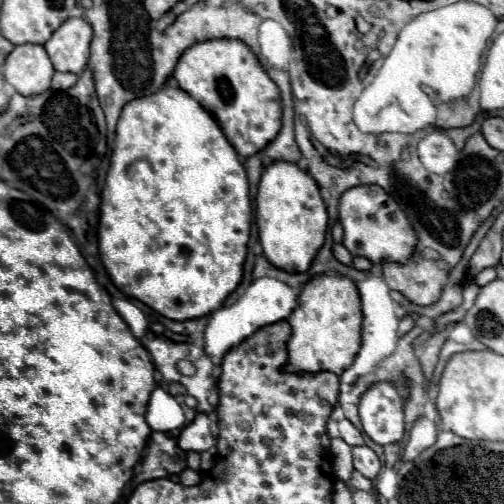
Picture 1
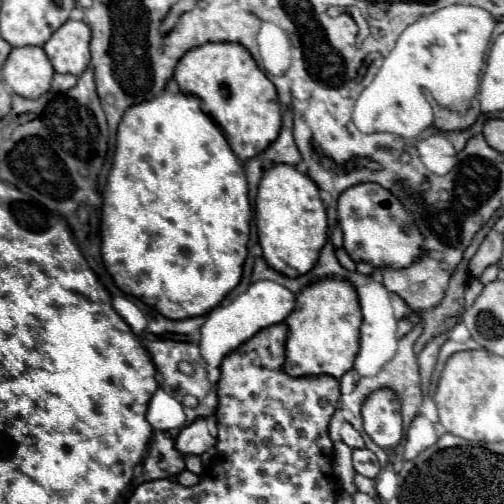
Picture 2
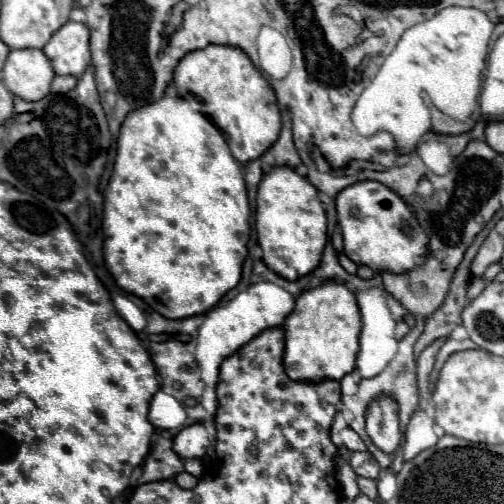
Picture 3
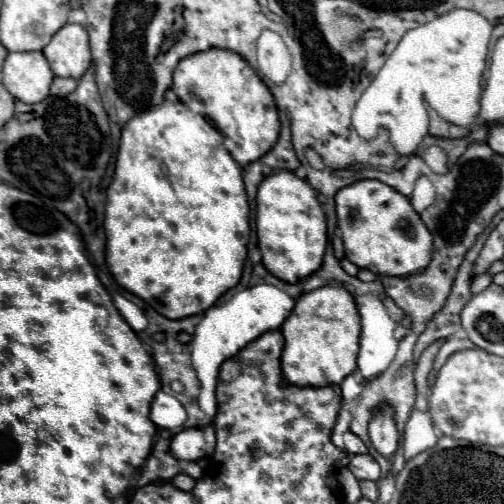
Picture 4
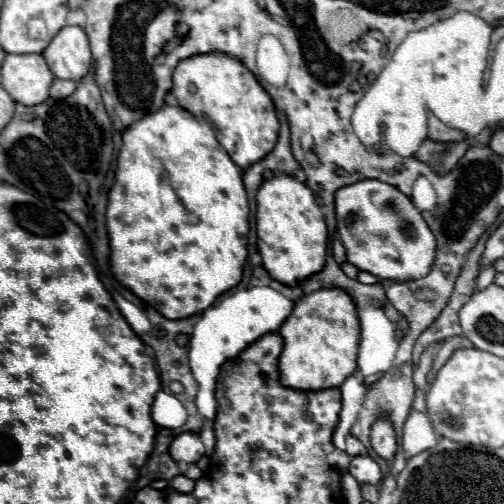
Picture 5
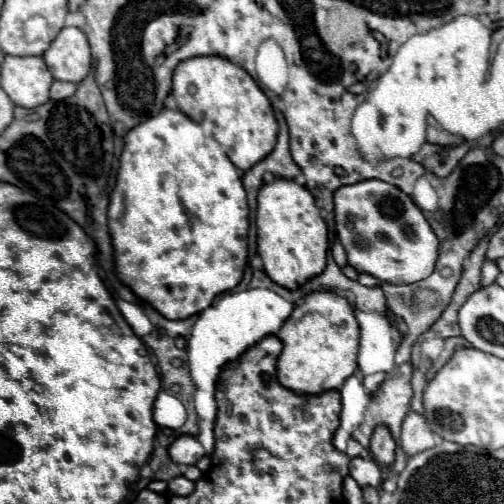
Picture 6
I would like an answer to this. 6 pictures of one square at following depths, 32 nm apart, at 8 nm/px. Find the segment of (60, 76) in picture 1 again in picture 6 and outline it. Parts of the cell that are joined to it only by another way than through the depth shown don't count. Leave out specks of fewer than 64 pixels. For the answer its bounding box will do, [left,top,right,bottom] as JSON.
[50,82,76,102]

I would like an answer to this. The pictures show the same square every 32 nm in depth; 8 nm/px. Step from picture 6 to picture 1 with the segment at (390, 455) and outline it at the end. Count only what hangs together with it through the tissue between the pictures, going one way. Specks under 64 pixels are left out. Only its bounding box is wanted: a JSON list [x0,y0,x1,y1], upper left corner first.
[360,382,404,446]

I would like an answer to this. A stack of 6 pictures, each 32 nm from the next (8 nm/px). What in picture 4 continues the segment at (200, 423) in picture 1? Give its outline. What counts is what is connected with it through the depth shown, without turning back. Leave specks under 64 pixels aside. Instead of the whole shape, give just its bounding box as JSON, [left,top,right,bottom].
[170,428,206,462]

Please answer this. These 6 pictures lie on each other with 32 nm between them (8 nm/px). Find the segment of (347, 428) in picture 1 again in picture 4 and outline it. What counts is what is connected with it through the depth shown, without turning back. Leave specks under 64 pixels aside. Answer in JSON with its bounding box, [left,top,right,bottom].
[344,432,368,456]

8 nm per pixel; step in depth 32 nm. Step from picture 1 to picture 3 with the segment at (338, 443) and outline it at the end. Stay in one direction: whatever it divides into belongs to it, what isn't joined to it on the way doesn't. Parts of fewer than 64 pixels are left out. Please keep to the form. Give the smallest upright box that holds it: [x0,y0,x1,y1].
[336,448,360,502]

